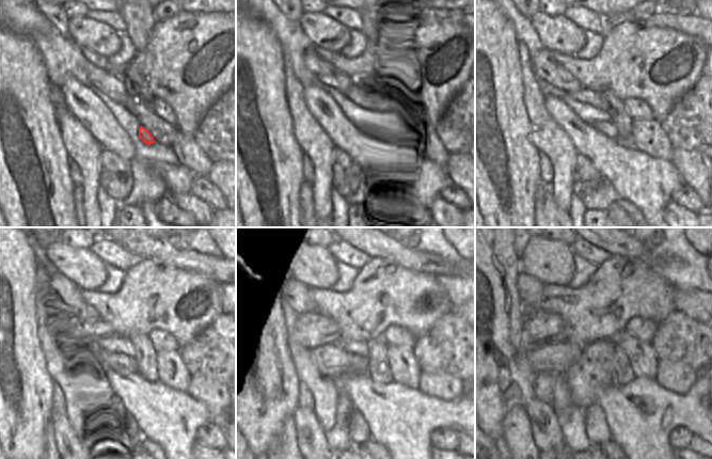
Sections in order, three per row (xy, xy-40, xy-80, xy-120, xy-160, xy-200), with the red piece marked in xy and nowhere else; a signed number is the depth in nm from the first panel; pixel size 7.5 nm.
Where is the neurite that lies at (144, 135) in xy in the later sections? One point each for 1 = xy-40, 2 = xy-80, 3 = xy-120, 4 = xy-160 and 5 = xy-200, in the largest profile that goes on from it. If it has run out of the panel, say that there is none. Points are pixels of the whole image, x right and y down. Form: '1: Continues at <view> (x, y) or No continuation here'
1: Continues at xy-40 (377, 130)
2: Continues at xy-80 (607, 128)
3: Continues at xy-120 (91, 358)
4: Continues at xy-160 (331, 360)
5: Continues at xy-200 (557, 359)

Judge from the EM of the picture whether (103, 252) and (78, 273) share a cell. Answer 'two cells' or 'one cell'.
two cells

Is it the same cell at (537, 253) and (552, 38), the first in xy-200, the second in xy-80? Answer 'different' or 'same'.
same

